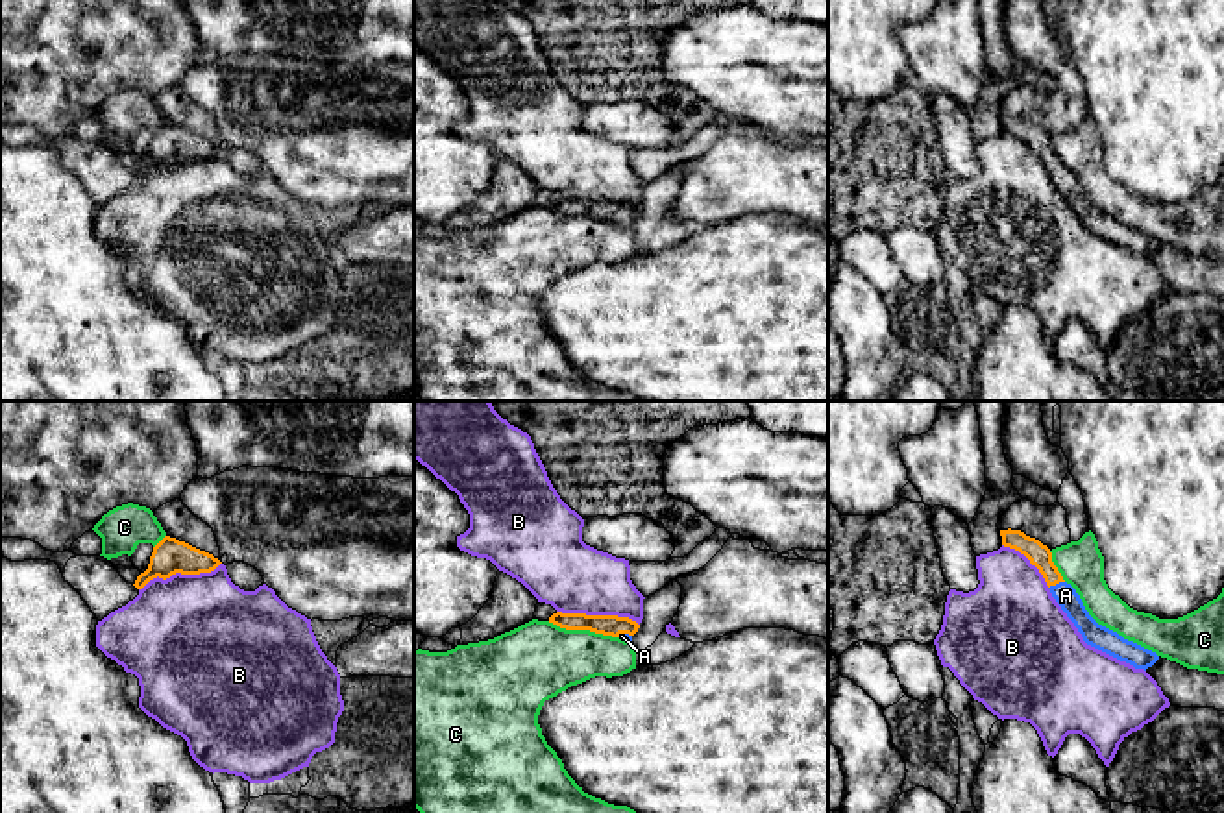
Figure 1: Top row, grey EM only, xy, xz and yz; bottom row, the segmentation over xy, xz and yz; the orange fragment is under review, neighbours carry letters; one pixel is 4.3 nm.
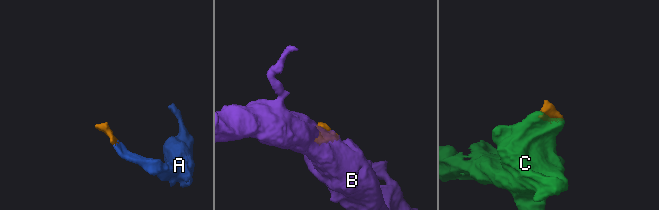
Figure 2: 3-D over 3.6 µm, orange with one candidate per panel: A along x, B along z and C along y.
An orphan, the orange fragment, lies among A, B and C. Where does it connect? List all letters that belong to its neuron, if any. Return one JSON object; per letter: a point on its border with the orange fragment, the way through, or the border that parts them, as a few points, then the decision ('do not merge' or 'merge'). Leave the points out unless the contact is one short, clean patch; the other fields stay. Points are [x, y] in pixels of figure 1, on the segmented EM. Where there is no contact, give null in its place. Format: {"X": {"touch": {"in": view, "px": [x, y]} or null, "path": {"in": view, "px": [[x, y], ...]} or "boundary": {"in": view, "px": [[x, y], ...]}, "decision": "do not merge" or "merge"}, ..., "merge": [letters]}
{"A": {"touch": {"in": "yz", "px": [1056, 582]}, "path": {"in": "yz", "px": [[1040, 555], [1056, 582], [1065, 595]]}, "decision": "merge"}, "B": {"touch": {"in": "xy", "px": [180, 571]}, "decision": "do not merge"}, "C": {"touch": {"in": "xz", "px": [583, 629]}, "decision": "do not merge"}, "merge": ["A"]}

